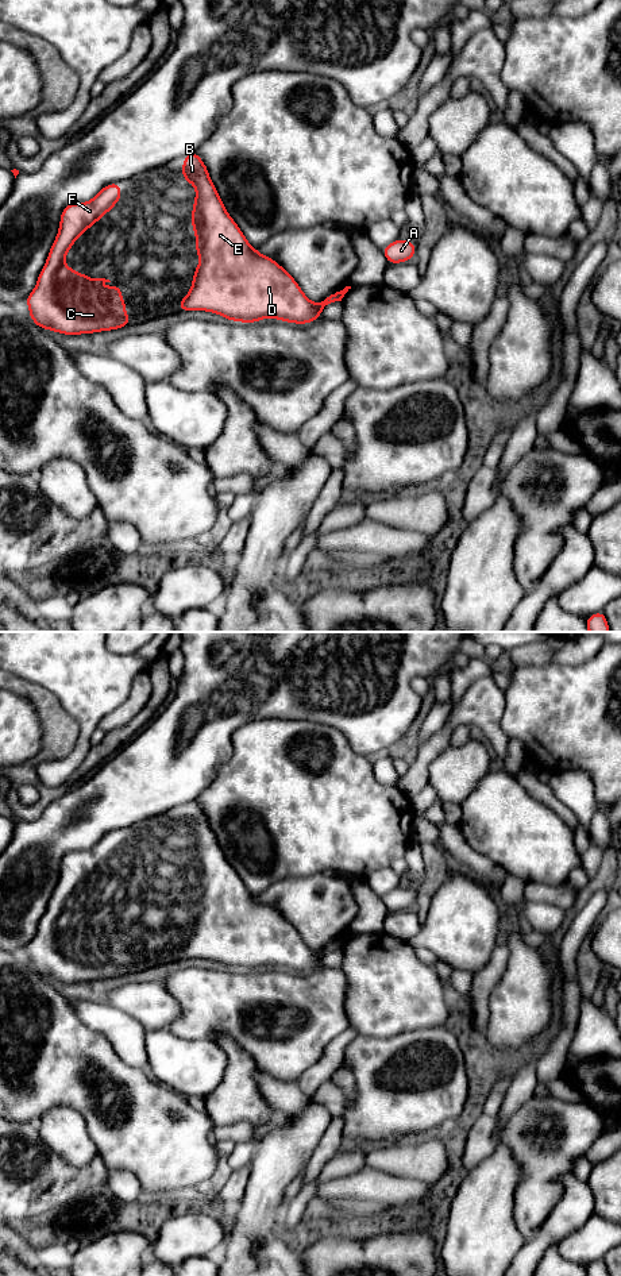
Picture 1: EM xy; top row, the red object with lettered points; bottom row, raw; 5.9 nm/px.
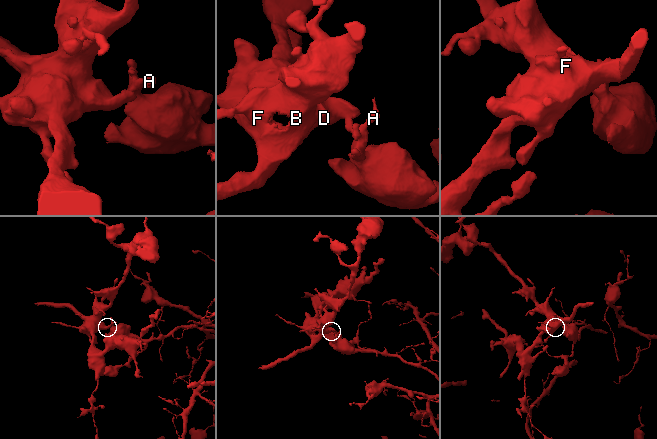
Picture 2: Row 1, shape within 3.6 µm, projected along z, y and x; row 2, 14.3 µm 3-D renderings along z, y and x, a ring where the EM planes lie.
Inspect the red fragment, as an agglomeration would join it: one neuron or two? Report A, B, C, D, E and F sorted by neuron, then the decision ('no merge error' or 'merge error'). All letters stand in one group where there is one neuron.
A / B C D E F | merge error

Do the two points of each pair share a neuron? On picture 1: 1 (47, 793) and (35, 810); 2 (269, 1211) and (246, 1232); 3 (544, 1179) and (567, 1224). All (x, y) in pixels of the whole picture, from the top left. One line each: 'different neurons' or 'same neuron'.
1: same neuron
2: same neuron
3: different neurons

